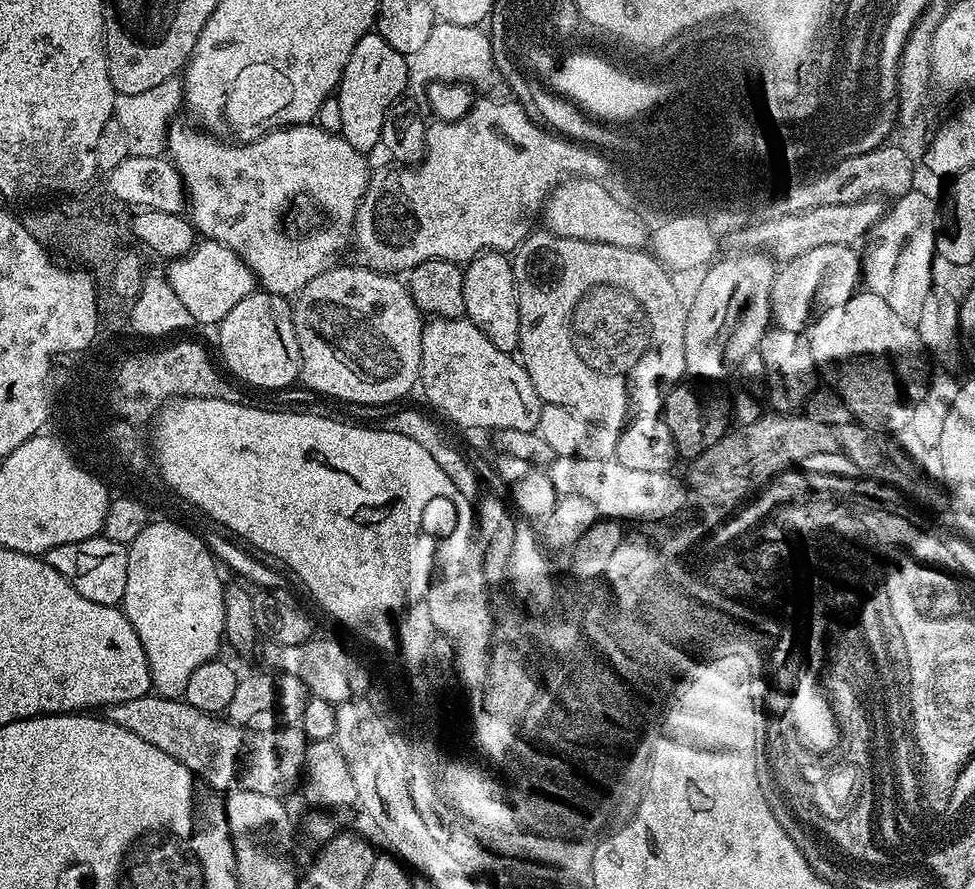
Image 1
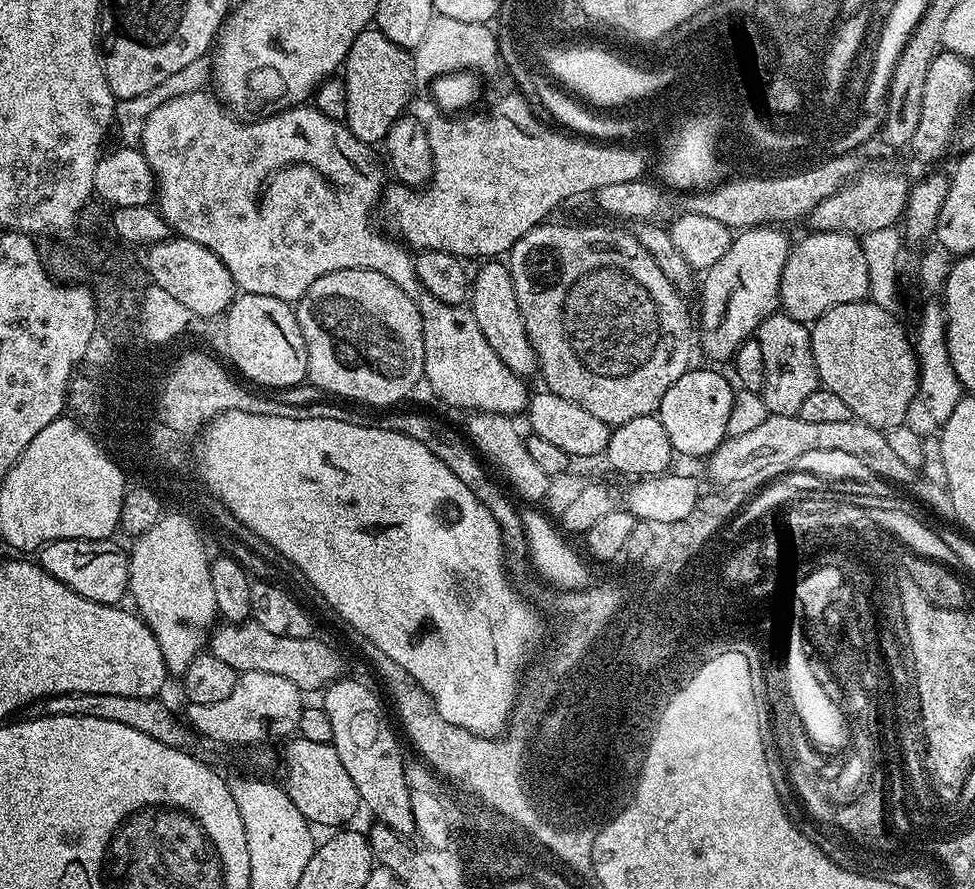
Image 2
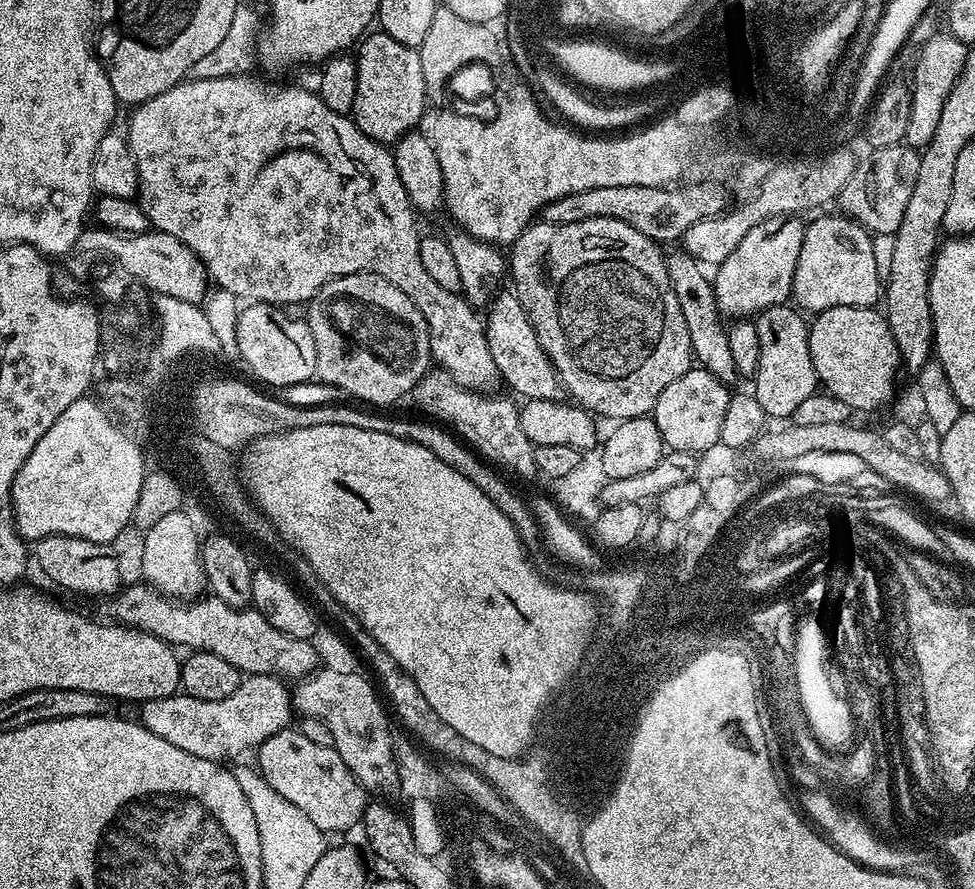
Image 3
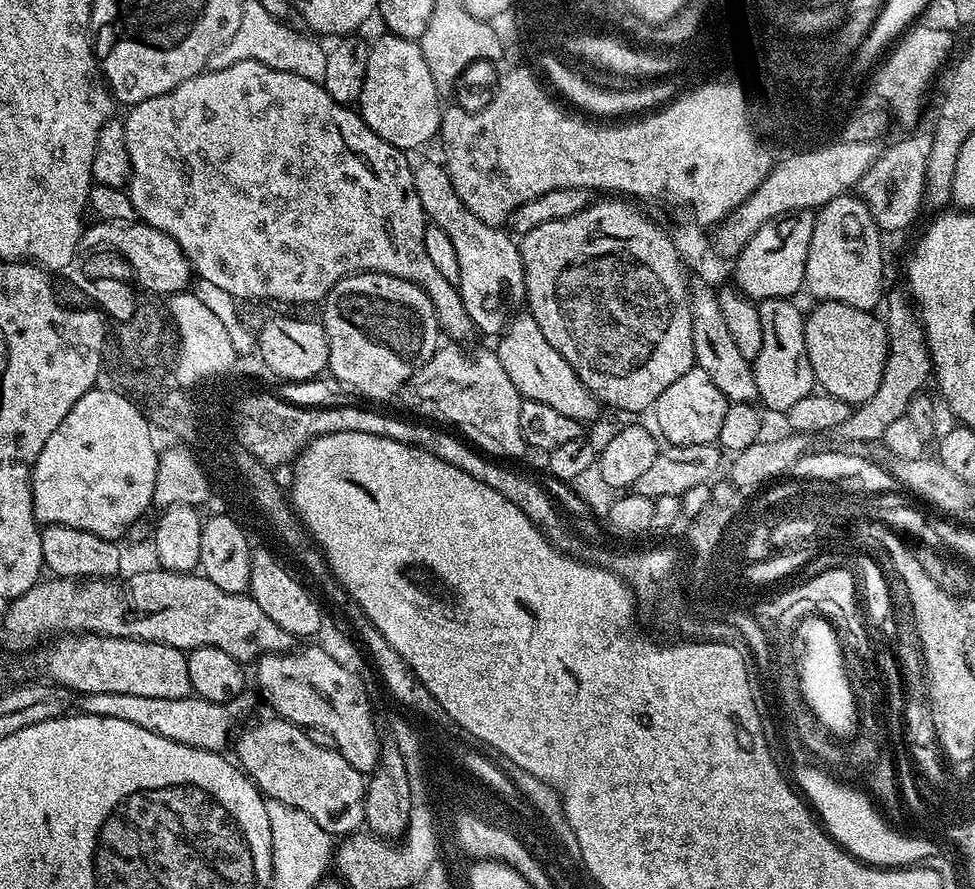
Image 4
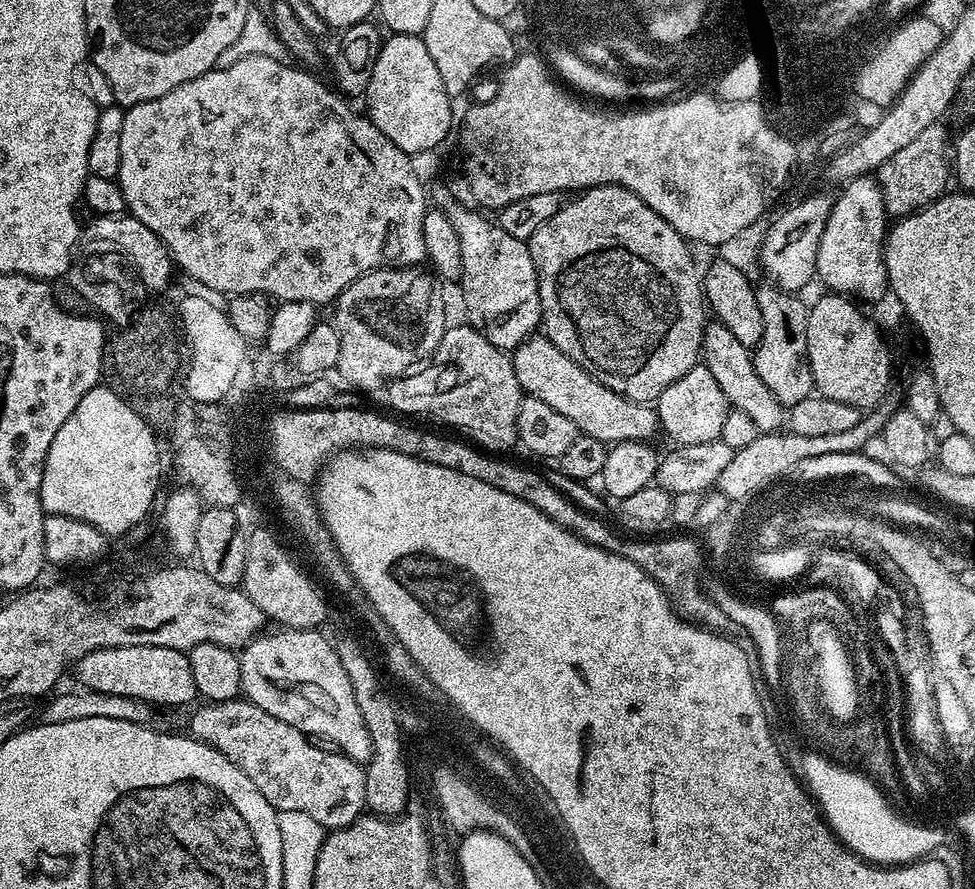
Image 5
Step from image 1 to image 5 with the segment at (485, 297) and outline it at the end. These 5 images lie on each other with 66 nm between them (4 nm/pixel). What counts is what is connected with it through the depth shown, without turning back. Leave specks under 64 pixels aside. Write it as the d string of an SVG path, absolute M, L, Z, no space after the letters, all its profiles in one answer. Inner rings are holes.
M543 334L529 336L523 344L514 349L511 358L514 374L518 378L522 391L546 402L546 406L558 410L558 414L562 414L565 418L570 418L570 422L574 422L577 433L590 438L598 438L603 444L611 446L627 440L648 442L653 439L651 436L658 432L656 414L649 405L634 402L614 390L602 386L602 382L598 382L589 372L582 370L582 366L578 366L578 362L574 362L574 358L566 358L566 354L562 354L562 350L558 350L558 346L554 346L554 342L550 342L547 336Z

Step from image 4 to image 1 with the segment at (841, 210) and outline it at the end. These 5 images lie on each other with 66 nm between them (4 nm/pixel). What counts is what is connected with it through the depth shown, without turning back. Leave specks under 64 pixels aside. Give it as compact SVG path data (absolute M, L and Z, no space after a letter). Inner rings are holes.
M847 244L814 246L812 250L798 254L798 258L783 261L776 269L774 286L770 290L775 327L804 332L811 325L817 310L842 306L846 298L858 291L860 283L860 258L857 249Z

